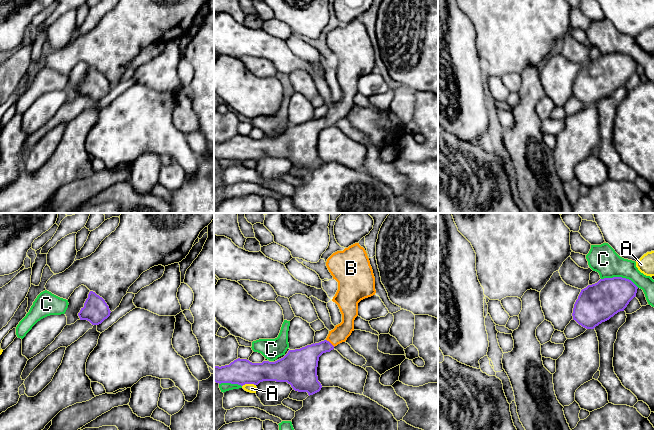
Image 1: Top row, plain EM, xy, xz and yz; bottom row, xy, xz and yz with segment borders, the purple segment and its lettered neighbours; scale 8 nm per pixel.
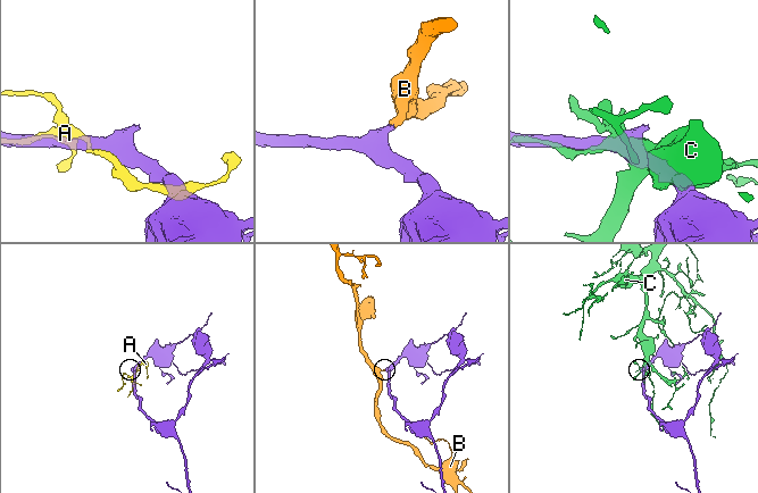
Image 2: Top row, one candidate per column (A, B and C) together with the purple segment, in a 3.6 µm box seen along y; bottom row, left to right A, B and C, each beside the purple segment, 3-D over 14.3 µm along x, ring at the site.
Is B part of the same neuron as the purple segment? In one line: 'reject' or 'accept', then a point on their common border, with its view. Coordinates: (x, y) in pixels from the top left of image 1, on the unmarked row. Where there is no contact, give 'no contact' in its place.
accept; meets purple in xz at (329, 118)

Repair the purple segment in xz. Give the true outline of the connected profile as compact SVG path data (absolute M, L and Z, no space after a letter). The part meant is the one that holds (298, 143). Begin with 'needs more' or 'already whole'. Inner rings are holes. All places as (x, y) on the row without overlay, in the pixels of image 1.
needs more | M355 19L343 27L333 29L326 38L326 42L338 58L338 66L332 77L335 78L342 90L342 98L329 107L327 114L319 119L313 119L300 125L289 126L281 135L275 138L263 137L262 139L252 139L247 135L236 135L229 141L214 142L214 158L231 159L238 161L254 160L258 161L263 157L287 158L293 166L307 168L313 171L322 164L318 157L317 143L319 133L326 128L330 128L338 120L345 118L354 107L354 96L358 92L358 79L368 73L375 71L375 53L369 34L363 23Z

